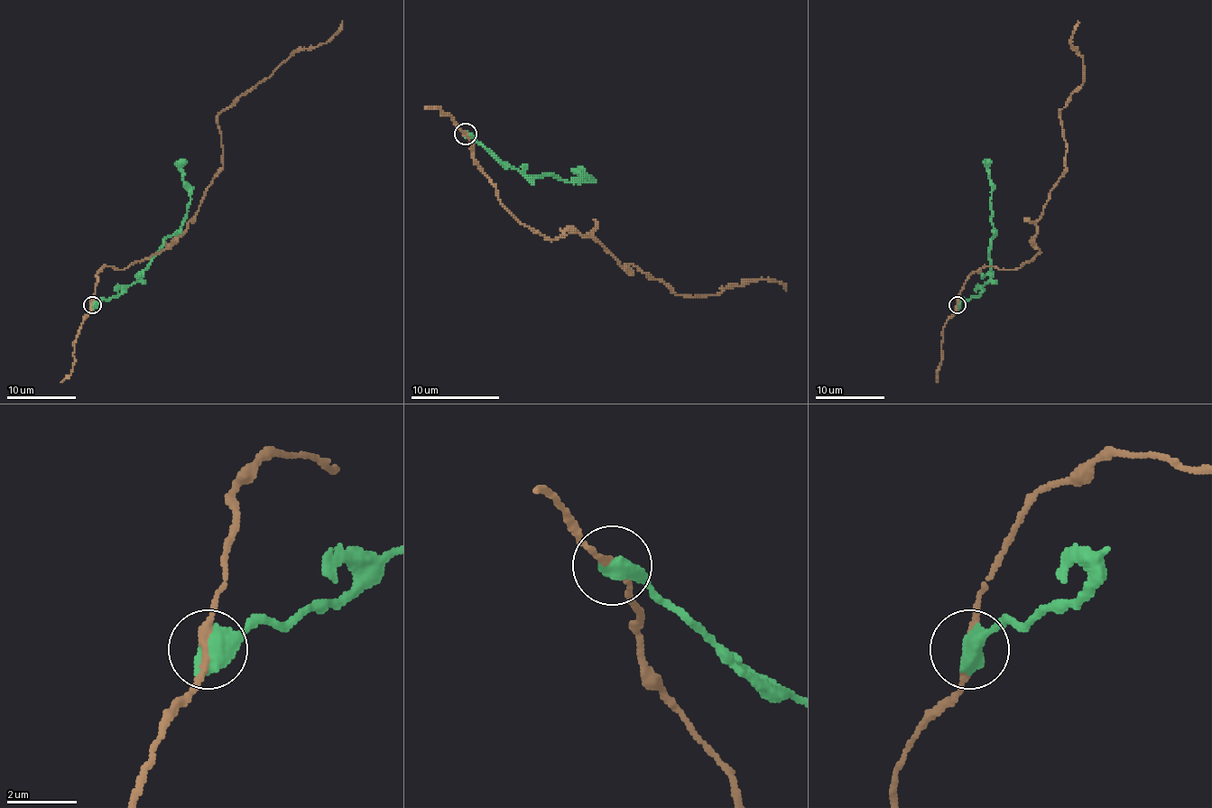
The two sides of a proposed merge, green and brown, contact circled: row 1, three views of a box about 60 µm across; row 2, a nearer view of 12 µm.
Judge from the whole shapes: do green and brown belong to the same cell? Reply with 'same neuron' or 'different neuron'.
different neuron

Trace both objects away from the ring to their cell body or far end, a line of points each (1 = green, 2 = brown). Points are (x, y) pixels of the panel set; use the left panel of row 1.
1: (91, 304), (115, 297), (138, 280), (162, 242), (181, 225), (190, 200), (181, 168), (185, 159)
2: (91, 304), (104, 266), (161, 252), (189, 223), (223, 166), (217, 116), (342, 21)

